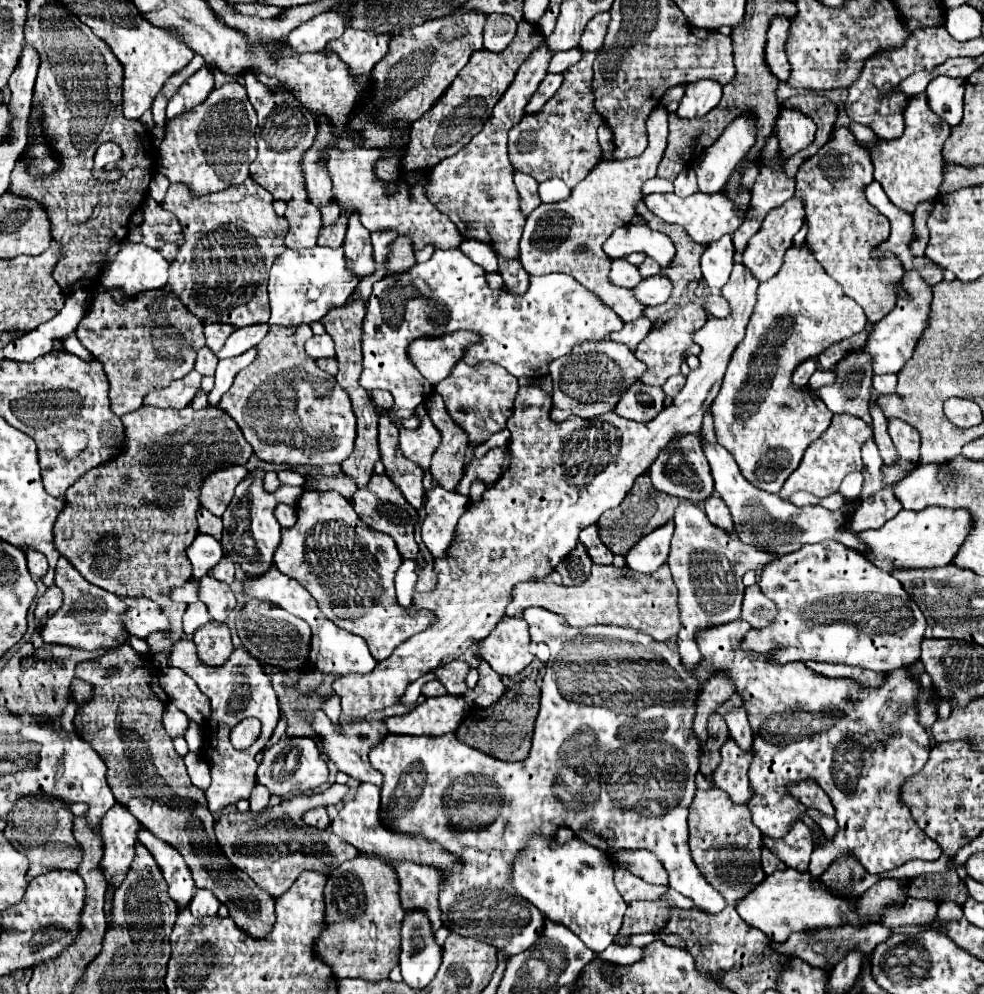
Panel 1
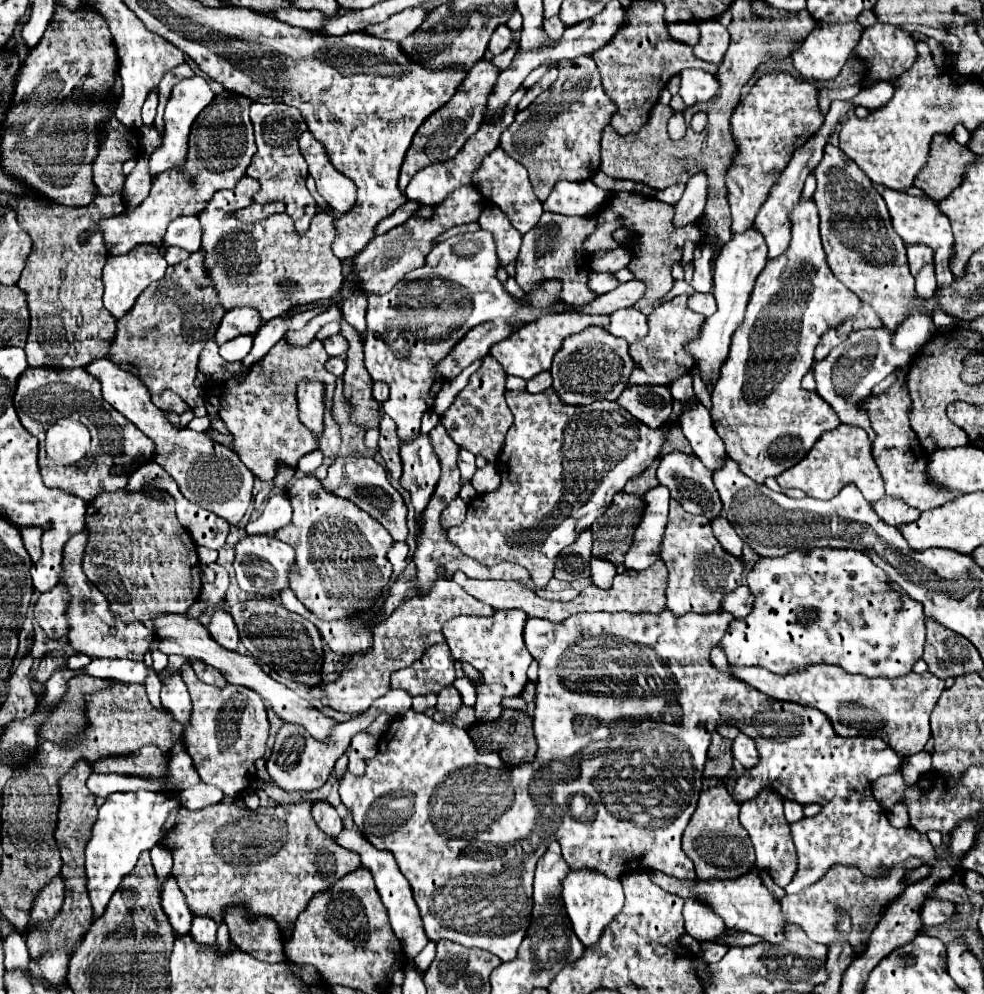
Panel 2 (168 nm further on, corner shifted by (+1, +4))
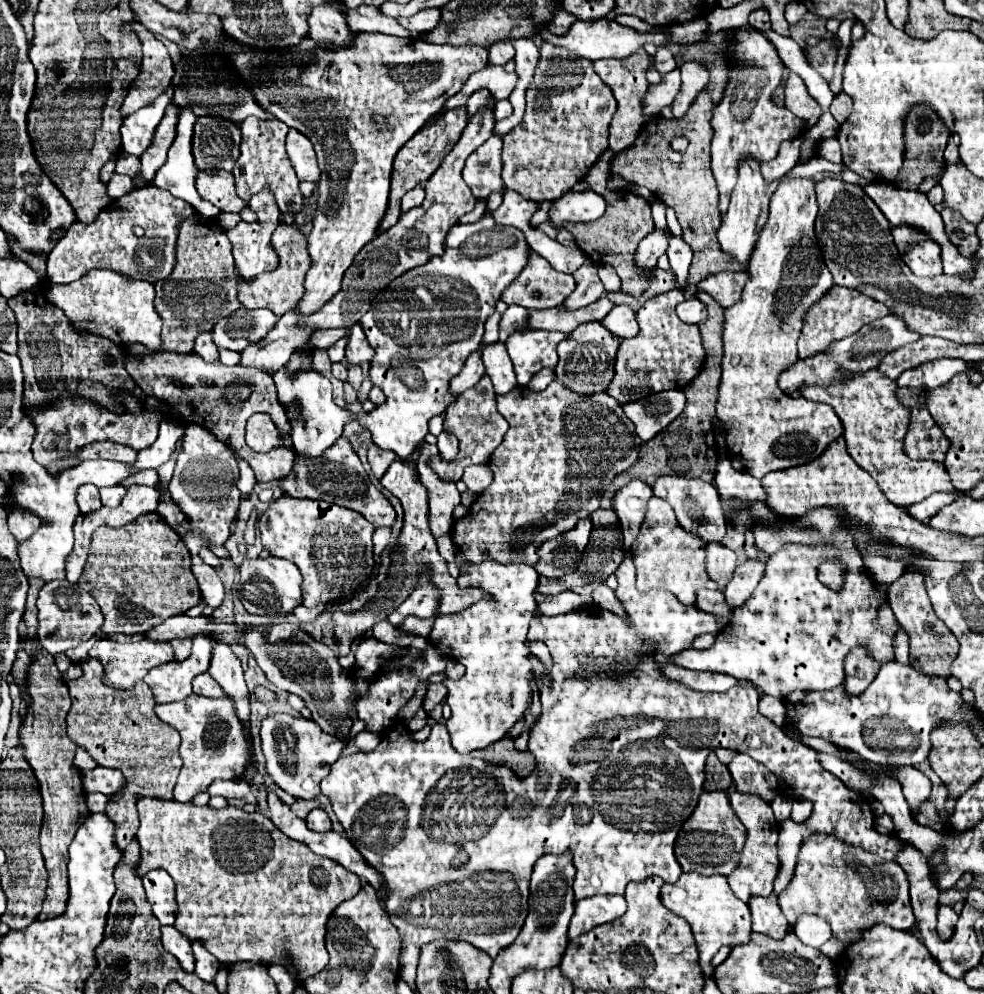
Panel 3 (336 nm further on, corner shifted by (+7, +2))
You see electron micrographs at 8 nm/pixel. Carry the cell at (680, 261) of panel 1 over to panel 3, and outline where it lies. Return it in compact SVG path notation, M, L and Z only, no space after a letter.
M607 149L601 153L597 163L589 169L585 181L589 183L589 189L601 193L607 199L607 211L603 217L589 221L589 223L575 223L567 225L565 229L573 235L577 247L587 253L587 257L593 263L607 263L611 265L617 275L621 277L621 291L633 297L641 297L645 289L649 287L649 279L645 279L645 271L637 267L635 263L635 249L639 241L653 231L653 217L651 217L651 205L629 191L607 191L607 179L609 179L609 161L613 157L613 151Z

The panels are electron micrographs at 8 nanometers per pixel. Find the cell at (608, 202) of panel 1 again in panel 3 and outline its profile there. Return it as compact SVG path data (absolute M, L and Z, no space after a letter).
M529 251L527 265L501 293L501 299L507 305L515 303L525 309L539 309L533 305L545 305L549 309L561 305L571 295L571 289L575 289L573 275L555 271L545 257Z

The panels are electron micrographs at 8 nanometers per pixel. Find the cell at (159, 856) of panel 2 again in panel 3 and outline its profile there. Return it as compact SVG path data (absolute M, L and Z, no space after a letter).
M153 869L143 877L147 901L153 909L153 915L163 925L173 925L175 921L175 893L173 879L165 869Z

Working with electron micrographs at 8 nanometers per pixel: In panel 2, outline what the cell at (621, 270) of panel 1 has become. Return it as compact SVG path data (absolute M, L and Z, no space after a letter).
M591 271L589 279L587 279L587 287L595 295L605 295L605 293L613 291L617 285L619 285L619 281L613 277L613 273L595 273L595 271Z

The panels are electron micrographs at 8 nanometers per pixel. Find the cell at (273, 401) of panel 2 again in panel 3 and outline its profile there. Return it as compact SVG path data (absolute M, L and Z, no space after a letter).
M255 413L247 421L247 445L253 451L267 453L279 445L291 445L291 437L283 437L267 413Z

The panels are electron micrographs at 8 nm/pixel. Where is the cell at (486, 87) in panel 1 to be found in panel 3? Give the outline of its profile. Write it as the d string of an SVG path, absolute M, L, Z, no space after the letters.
M467 107L463 109L447 109L443 111L437 119L429 121L427 127L423 125L423 129L419 129L419 133L415 133L415 137L411 137L411 141L407 141L407 145L403 145L403 149L397 153L395 157L395 165L393 165L393 175L391 175L391 201L387 207L387 213L383 217L383 223L379 227L379 231L389 229L391 225L395 225L401 217L401 197L413 189L415 185L427 181L441 165L443 157L455 147L455 143L459 141L465 125L467 125L469 113Z

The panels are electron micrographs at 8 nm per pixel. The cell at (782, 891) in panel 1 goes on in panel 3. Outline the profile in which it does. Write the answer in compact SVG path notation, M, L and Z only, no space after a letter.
M683 873L677 883L665 883L661 889L661 901L667 909L683 917L697 941L699 949L699 961L703 975L713 975L713 965L711 959L723 945L745 945L751 939L751 911L749 905L739 901L733 893L731 887L727 885L727 879L723 875L699 875L699 873Z

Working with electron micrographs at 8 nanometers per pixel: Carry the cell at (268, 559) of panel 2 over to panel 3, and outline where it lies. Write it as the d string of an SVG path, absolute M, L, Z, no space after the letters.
M281 557L245 559L239 567L239 573L241 573L241 579L239 579L237 593L239 593L239 599L241 599L243 607L249 613L287 615L301 603L303 577L299 573L299 567L291 565L291 561L287 561L287 559L281 559Z

